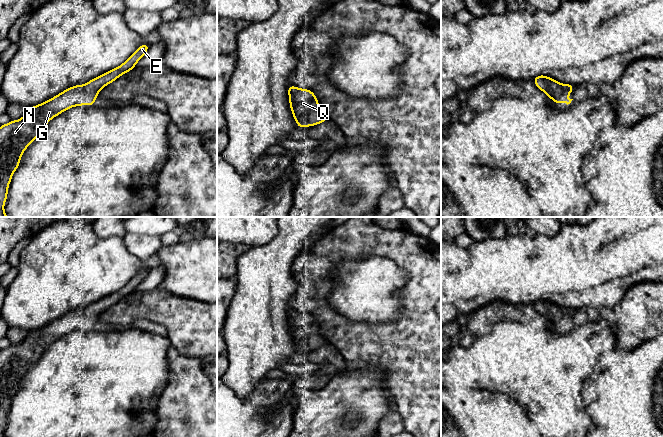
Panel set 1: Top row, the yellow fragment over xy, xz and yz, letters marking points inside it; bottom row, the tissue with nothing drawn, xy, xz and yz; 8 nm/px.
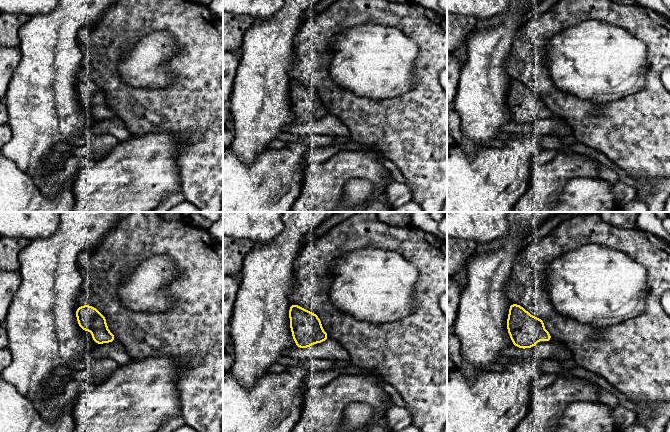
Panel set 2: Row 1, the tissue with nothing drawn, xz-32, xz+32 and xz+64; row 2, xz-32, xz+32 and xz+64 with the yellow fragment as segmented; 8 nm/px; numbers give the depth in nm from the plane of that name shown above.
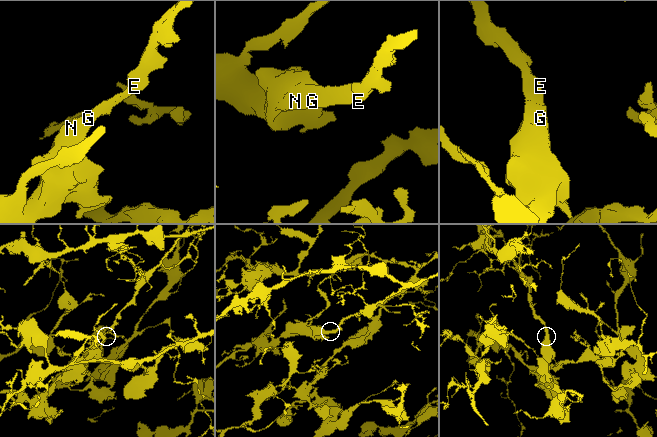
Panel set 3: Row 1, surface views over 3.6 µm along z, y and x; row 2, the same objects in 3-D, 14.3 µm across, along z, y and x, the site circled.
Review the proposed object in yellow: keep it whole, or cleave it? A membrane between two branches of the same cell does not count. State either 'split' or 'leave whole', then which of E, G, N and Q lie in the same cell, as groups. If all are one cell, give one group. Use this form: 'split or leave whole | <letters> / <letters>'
leave whole | E G N Q

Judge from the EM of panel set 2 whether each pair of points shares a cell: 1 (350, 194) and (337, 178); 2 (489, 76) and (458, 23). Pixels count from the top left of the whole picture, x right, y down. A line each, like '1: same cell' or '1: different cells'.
1: different cells
2: different cells

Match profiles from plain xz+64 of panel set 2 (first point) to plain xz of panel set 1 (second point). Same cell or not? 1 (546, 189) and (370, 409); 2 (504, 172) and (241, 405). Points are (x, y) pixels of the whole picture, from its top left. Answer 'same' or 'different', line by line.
1: same
2: same

